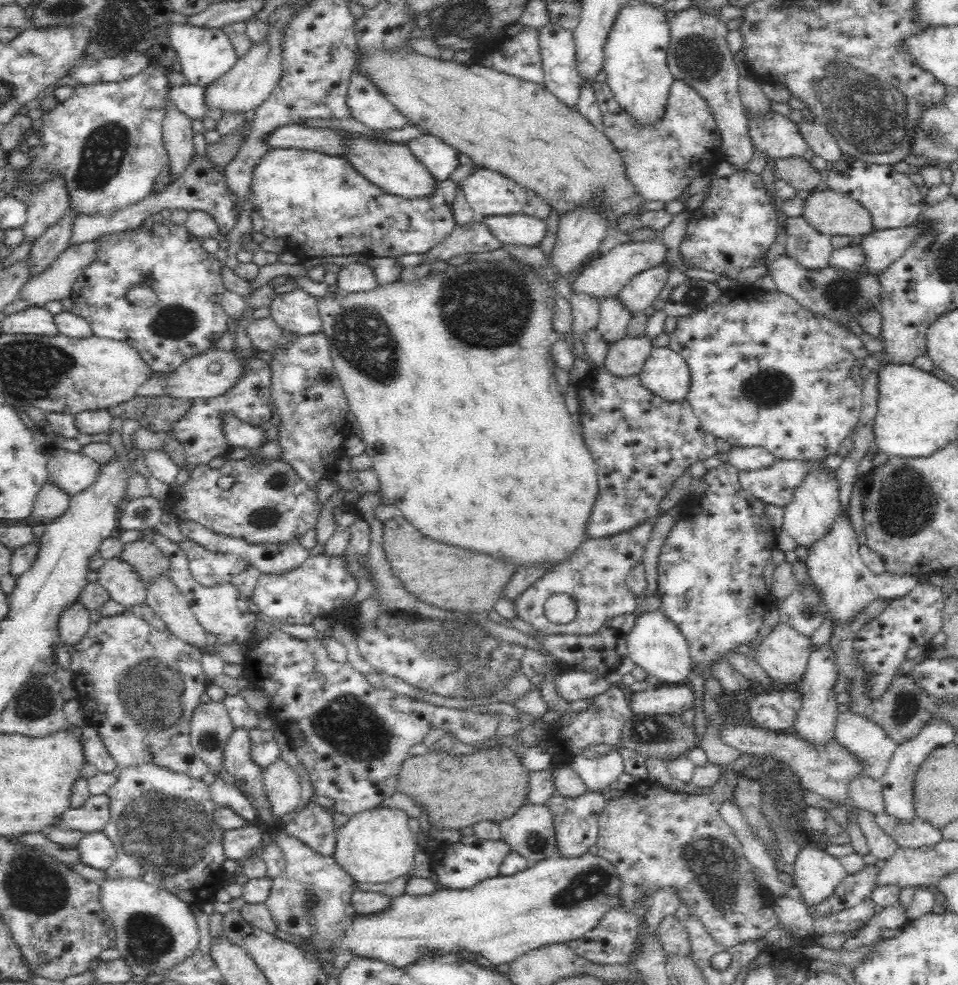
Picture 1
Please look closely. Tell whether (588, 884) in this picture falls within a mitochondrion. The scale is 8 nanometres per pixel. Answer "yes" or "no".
yes

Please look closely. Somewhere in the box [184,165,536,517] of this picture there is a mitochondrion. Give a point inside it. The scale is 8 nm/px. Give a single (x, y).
(491, 308)

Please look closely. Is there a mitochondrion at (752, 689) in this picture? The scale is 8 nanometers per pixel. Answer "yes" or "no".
no

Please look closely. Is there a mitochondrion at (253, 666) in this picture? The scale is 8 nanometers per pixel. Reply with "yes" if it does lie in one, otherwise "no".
no

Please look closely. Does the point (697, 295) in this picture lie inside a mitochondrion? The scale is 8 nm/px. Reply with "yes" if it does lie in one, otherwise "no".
yes

